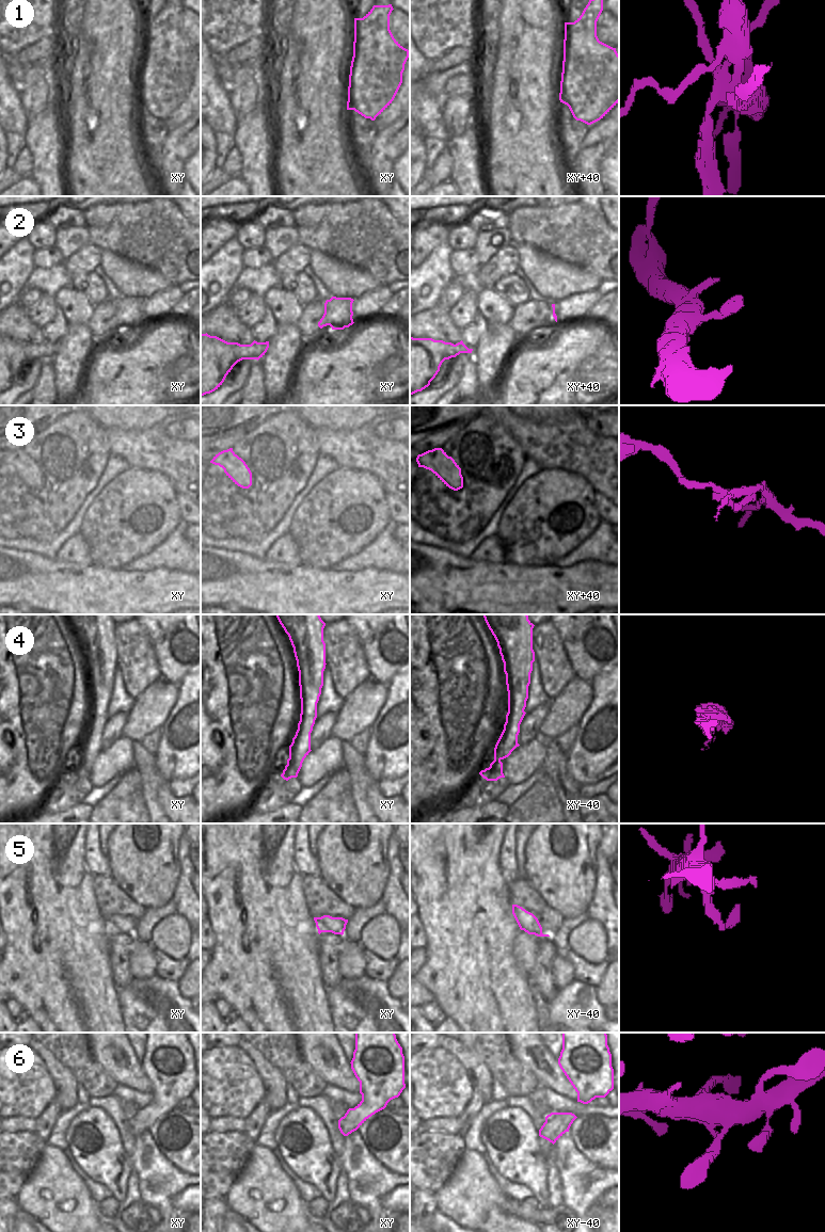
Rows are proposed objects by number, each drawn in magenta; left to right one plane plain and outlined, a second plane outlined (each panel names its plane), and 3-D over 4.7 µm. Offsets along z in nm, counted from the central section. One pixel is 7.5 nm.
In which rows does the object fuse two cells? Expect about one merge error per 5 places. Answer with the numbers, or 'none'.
1, 3

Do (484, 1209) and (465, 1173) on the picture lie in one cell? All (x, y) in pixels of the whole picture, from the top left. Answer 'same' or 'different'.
same

